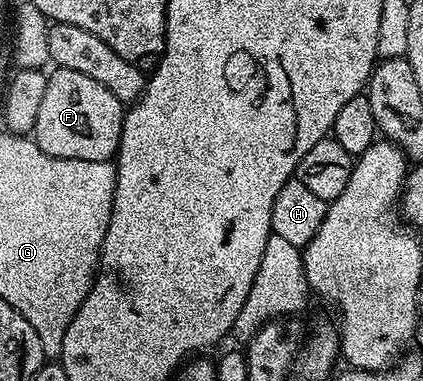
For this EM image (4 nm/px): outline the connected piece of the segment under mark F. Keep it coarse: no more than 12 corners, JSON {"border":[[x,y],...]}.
{"border":[[56,67],[33,139],[45,154],[111,160],[125,104]]}

